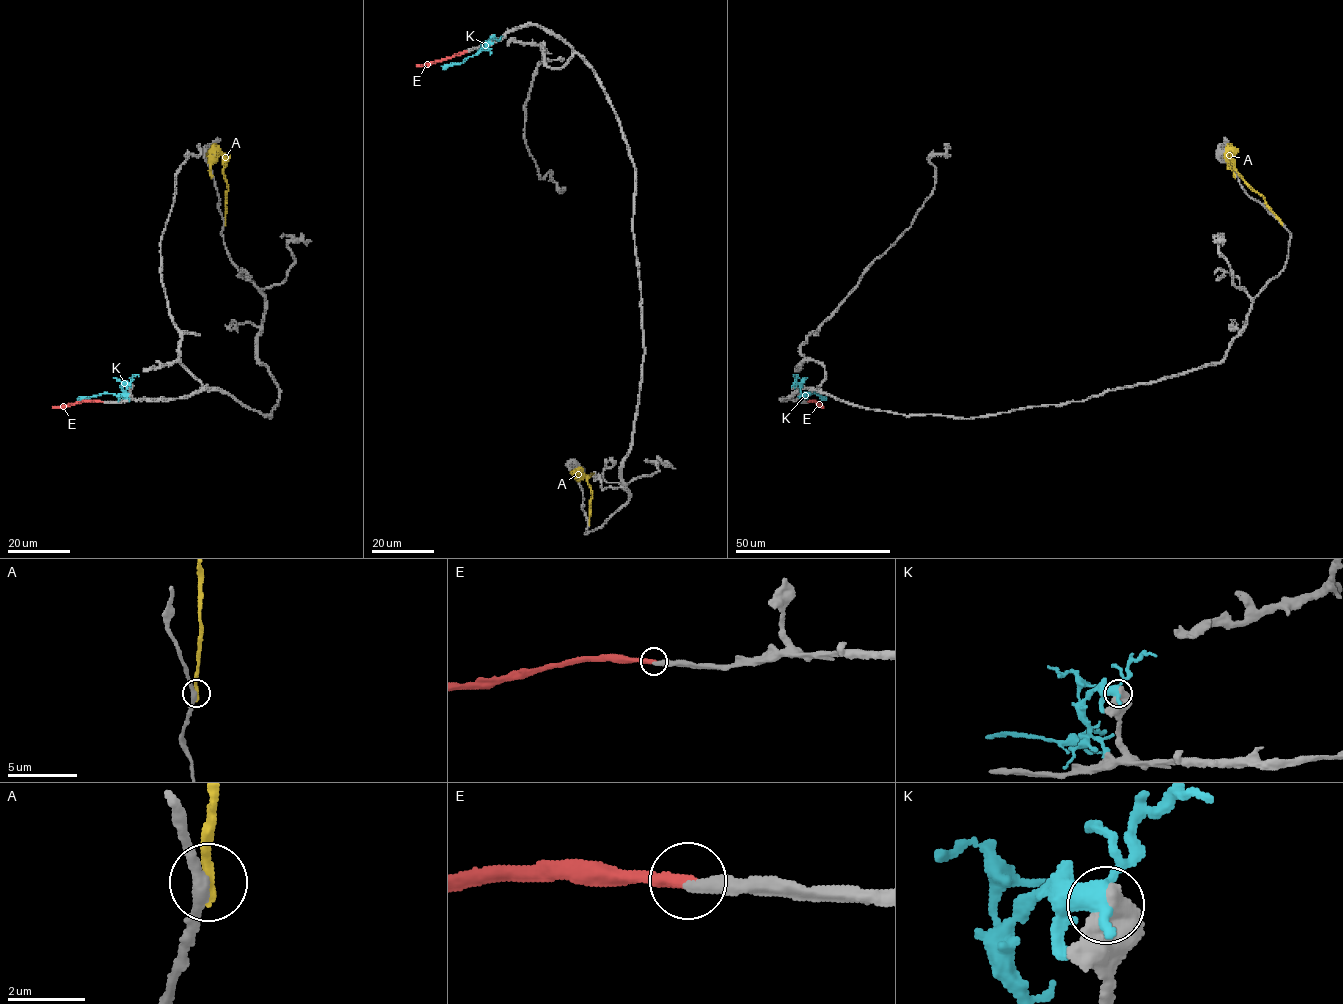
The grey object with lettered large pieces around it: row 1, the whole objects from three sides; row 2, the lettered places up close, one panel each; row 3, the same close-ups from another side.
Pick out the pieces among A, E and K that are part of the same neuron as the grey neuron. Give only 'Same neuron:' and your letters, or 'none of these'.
Same neuron: E

